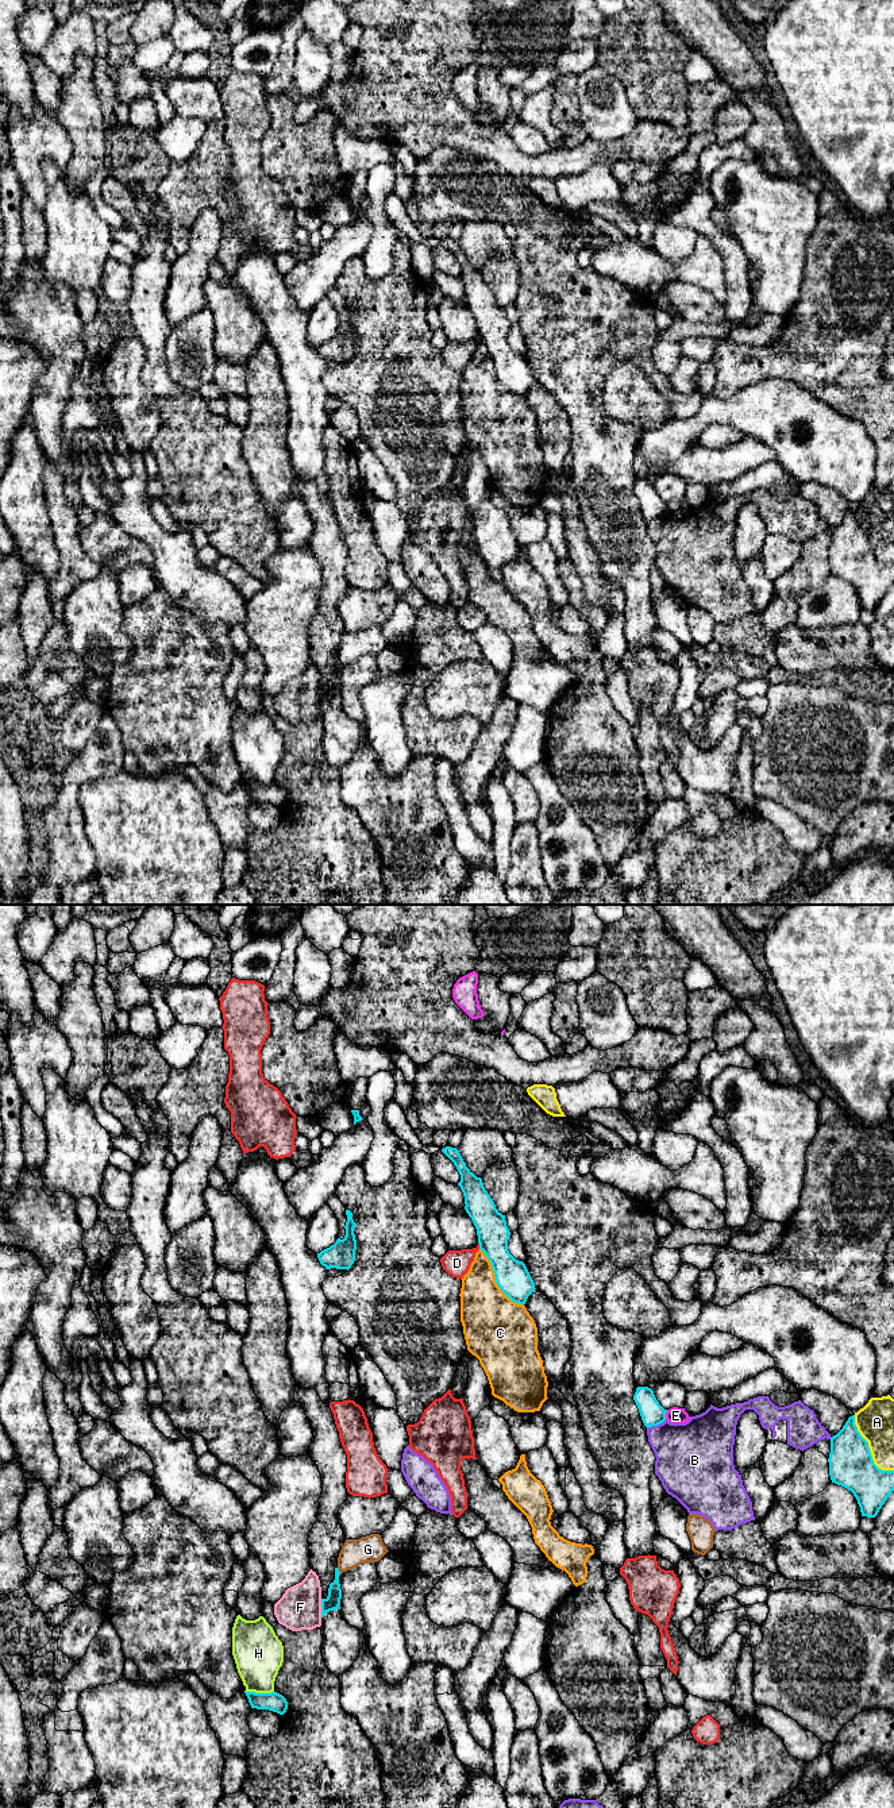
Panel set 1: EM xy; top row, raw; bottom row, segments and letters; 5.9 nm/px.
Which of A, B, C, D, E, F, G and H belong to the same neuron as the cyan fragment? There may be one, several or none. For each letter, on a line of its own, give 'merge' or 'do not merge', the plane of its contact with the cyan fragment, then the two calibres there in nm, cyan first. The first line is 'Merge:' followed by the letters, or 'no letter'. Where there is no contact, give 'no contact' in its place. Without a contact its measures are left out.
Merge: no letter
A: do not merge; meets cyan in xy; 260 nm thick on the cyan side, 220 nm on the other
B: do not merge; meets cyan in xy; 140 nm thick on the cyan side, 360 nm on the other
C: do not merge; meets cyan in xy; 200 nm thick on the cyan side, 360 nm on the other
D: do not merge; meets cyan in xy; 190 nm thick on the cyan side, 160 nm on the other
E: do not merge; meets cyan in xy; 140 nm thick on the cyan side, 100 nm on the other
F: do not merge; meets cyan in xy; 90 nm thick on the cyan side, 260 nm on the other
G: do not merge; meets cyan in xy; 90 nm thick on the cyan side, 160 nm on the other
H: do not merge; meets cyan in xy; 120 nm thick on the cyan side, 300 nm on the other

